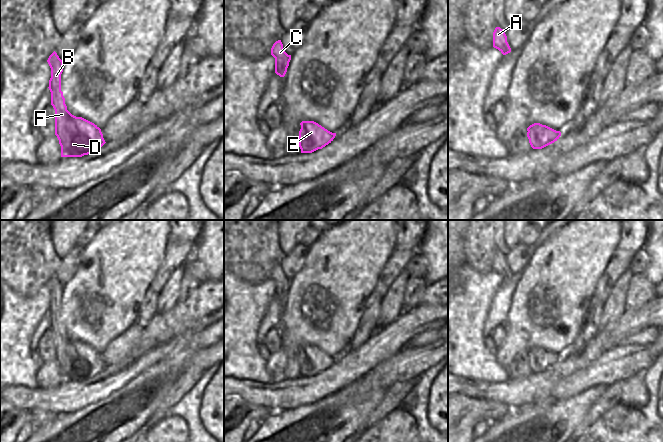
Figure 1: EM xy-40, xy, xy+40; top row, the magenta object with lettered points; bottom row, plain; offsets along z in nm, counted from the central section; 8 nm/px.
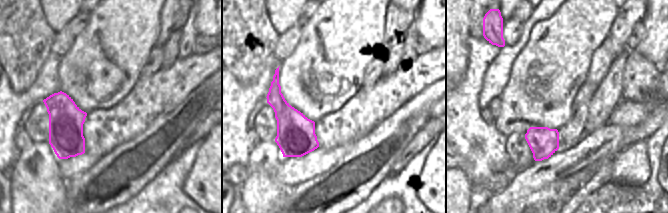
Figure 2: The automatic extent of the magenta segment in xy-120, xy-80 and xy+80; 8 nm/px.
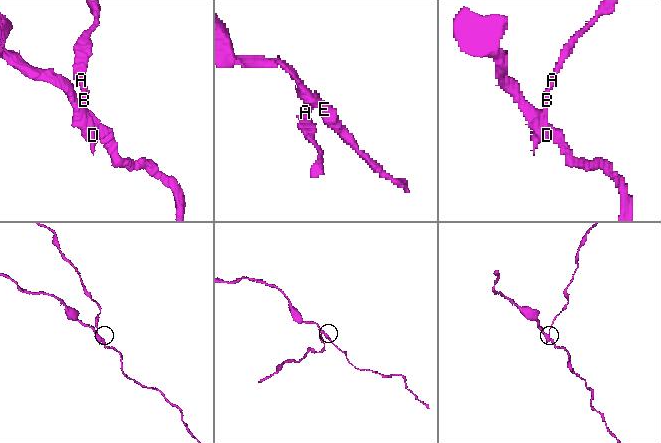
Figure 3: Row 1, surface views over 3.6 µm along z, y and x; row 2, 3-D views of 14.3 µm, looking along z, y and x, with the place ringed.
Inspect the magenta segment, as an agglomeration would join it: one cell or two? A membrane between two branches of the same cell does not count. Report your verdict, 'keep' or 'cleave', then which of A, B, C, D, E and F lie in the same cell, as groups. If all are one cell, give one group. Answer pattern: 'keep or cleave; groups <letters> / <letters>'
cleave; groups A B C / D E F

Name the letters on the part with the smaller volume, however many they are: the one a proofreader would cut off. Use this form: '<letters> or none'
A, B, C

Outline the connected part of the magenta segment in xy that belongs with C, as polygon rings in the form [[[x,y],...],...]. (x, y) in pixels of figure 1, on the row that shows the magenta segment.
[[[281,40],[273,44],[271,55],[275,58],[275,73],[280,77],[284,77],[291,60],[291,55],[285,52]]]

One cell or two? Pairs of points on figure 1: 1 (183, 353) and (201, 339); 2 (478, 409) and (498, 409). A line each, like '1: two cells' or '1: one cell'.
1: two cells
2: one cell

